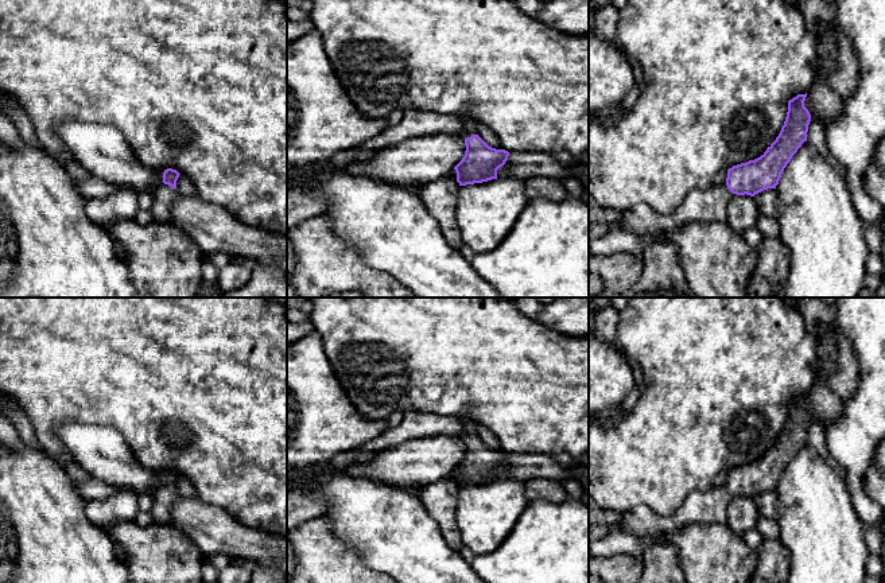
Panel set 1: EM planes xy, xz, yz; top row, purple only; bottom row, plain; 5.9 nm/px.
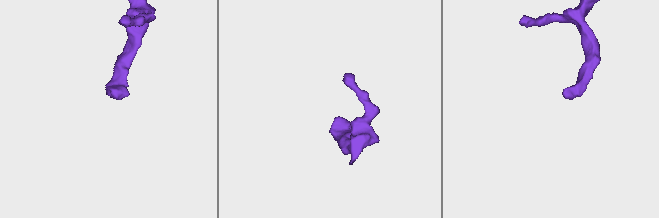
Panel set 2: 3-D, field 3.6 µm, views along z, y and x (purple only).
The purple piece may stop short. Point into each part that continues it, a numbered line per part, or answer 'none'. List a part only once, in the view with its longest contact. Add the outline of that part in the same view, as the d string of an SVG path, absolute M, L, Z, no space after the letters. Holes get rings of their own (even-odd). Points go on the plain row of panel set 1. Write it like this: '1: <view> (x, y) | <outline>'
1: xy (165, 497) | M160 485L154 494L154 506L151 516L158 525L166 525L171 522L171 506L176 504L182 497L178 490L172 490L168 486Z

